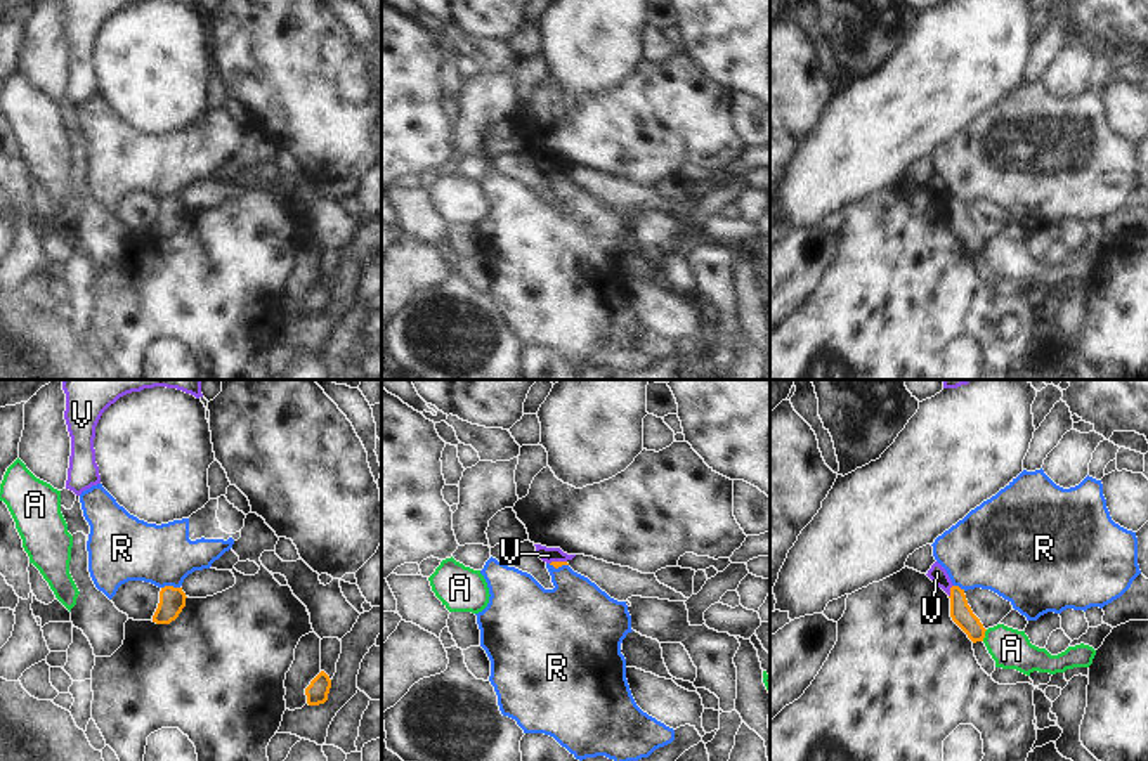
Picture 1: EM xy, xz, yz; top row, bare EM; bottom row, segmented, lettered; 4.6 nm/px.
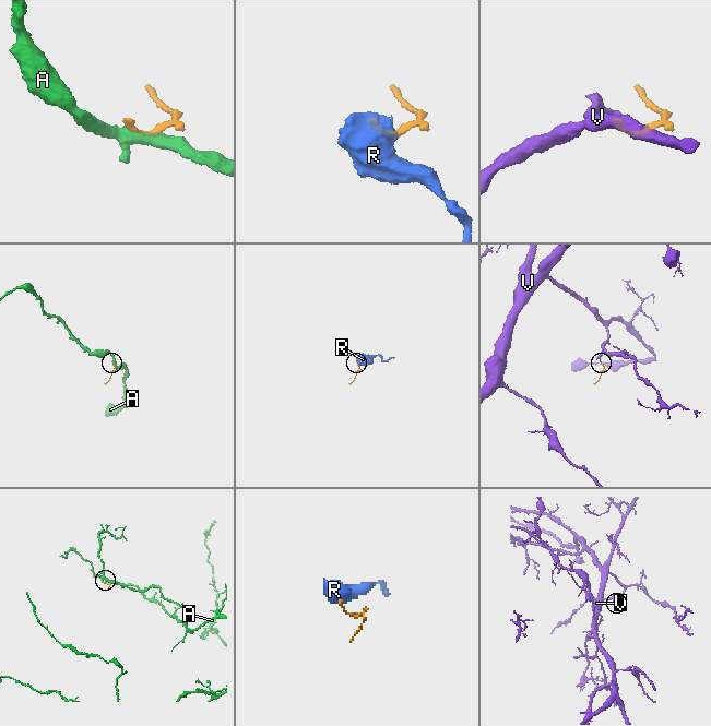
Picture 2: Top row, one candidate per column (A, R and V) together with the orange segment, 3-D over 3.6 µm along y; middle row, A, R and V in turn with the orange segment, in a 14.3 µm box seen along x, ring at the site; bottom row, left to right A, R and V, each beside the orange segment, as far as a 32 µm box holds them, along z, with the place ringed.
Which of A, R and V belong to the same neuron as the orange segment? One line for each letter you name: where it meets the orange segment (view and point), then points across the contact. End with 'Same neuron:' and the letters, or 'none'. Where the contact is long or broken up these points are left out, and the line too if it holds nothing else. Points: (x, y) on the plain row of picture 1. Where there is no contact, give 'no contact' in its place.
Same neuron: none

